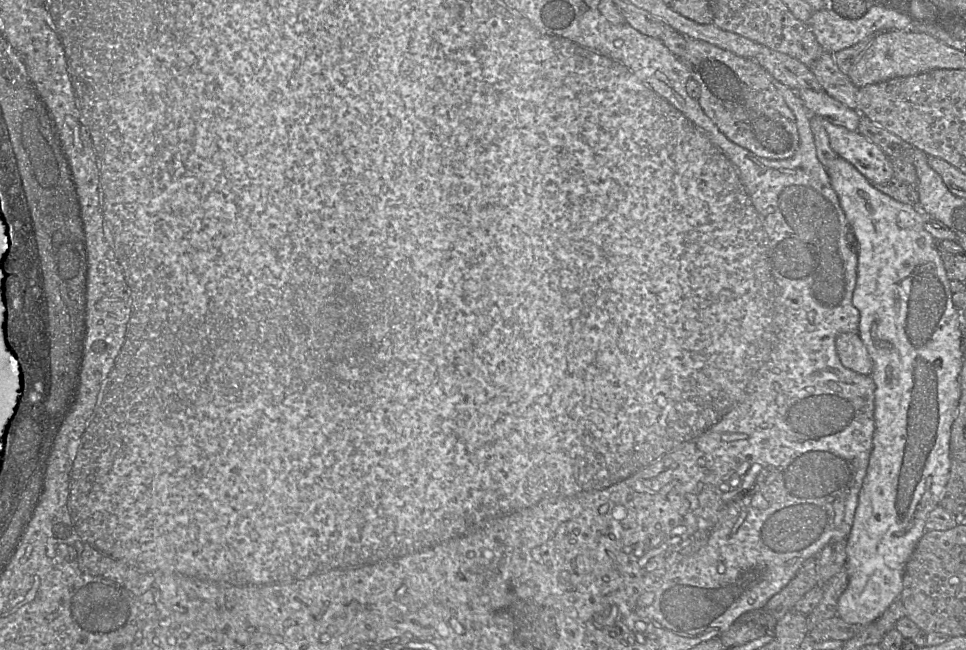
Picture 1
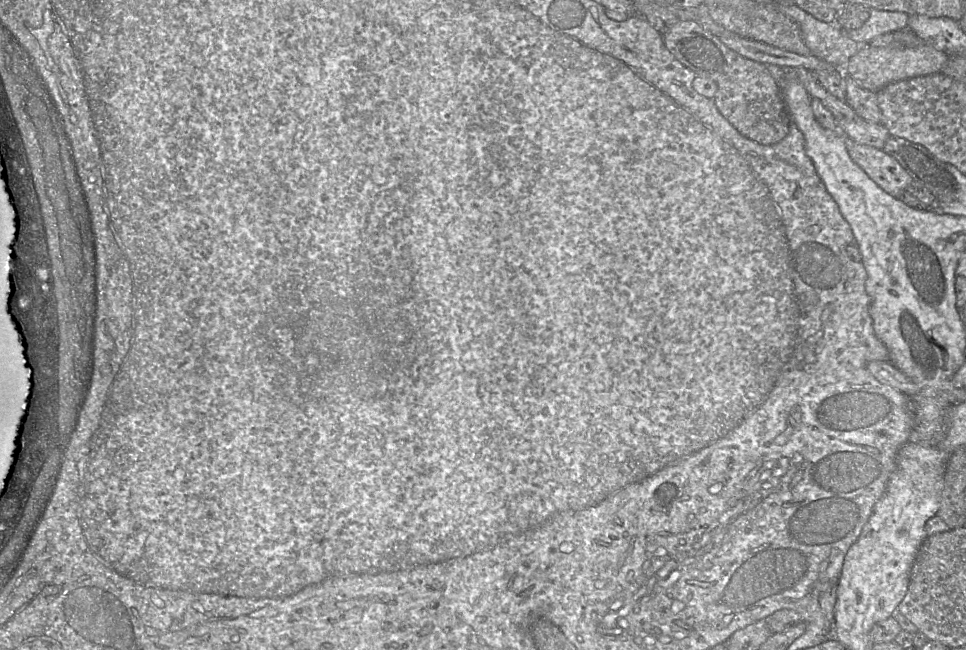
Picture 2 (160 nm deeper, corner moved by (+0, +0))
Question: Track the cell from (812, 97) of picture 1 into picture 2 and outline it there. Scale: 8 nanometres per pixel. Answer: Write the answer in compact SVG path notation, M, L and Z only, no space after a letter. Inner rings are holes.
M858 116L848 123L838 123L838 129L855 142L877 149L883 149L890 136L888 129L882 124L870 123Z

